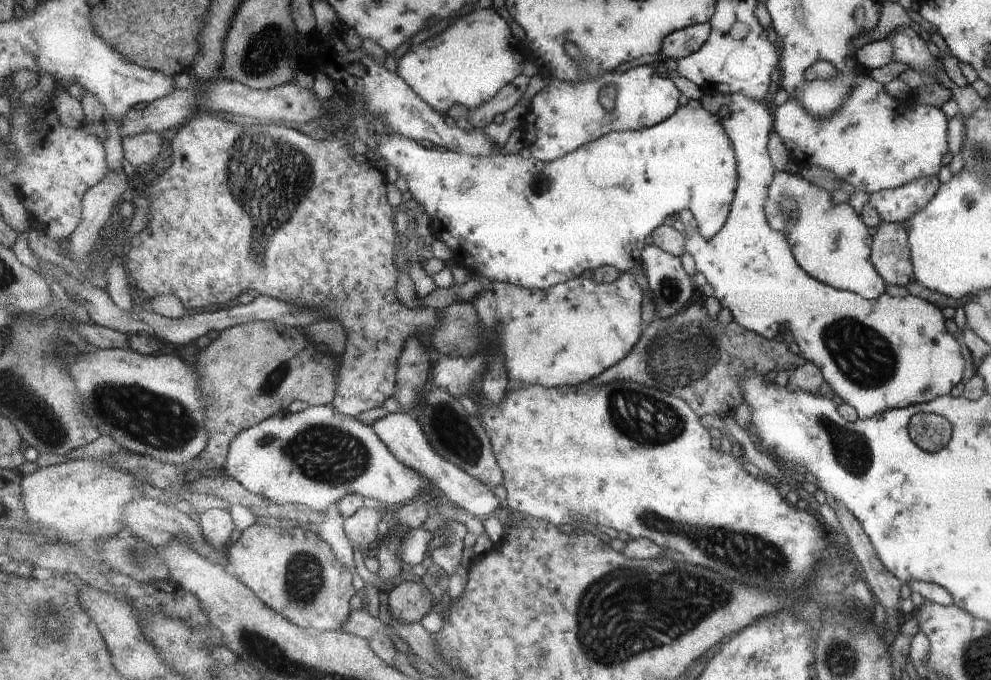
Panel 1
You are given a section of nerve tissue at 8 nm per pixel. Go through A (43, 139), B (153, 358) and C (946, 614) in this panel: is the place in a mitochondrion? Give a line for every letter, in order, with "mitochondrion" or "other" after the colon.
A: other
B: other
C: other

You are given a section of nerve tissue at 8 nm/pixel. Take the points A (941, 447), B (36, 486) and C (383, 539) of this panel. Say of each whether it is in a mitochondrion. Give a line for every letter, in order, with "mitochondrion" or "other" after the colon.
A: mitochondrion
B: other
C: other

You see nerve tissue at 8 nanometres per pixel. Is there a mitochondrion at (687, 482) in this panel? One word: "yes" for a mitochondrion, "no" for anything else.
no

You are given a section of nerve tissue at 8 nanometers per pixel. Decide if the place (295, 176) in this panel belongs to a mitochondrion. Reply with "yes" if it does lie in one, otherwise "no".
yes

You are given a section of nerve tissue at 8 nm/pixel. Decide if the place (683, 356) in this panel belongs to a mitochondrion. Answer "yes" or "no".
yes

